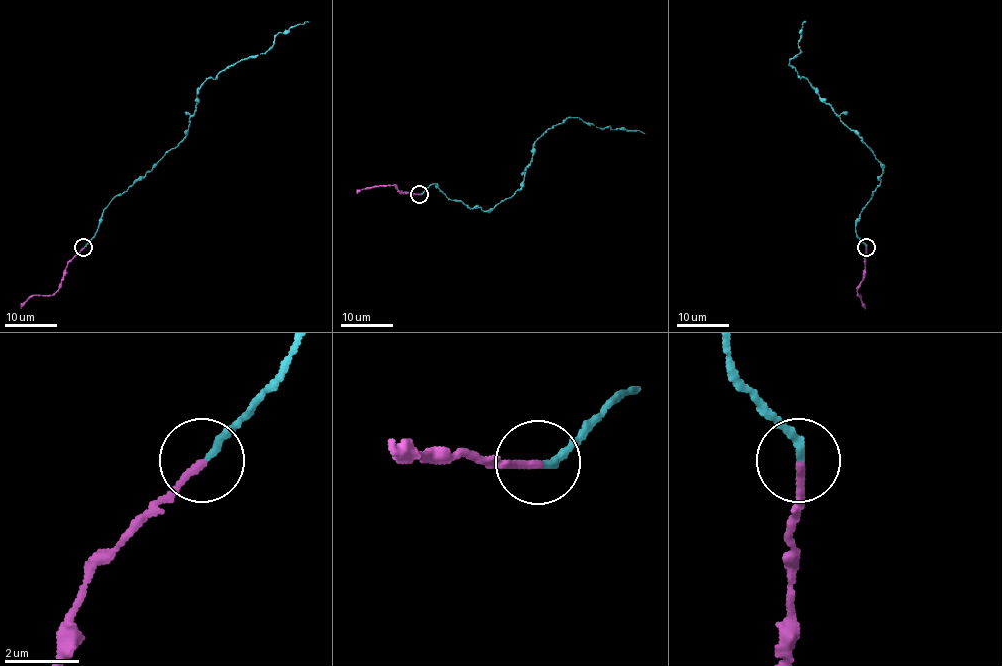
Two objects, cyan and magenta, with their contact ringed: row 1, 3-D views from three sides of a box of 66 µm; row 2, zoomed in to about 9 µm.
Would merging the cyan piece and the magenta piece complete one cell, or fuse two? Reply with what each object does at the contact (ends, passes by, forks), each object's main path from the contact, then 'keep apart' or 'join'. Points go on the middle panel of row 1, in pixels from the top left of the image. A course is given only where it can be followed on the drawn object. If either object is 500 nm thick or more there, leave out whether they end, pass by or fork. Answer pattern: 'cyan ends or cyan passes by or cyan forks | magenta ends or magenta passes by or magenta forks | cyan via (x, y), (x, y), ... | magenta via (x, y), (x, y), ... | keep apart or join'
cyan ends | magenta ends | cyan via (420, 194), (431, 183), (450, 199), (491, 211), (520, 189), (533, 144), (567, 118), (644, 134) | magenta via (419, 194), (403, 193), (390, 185), (356, 193) | keep apart

